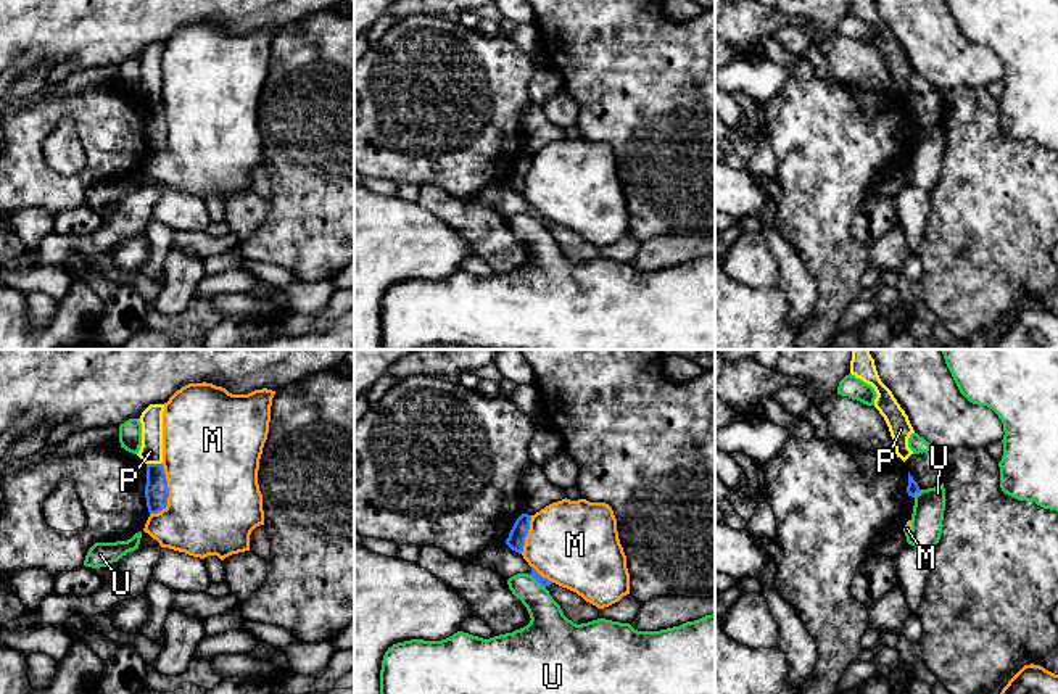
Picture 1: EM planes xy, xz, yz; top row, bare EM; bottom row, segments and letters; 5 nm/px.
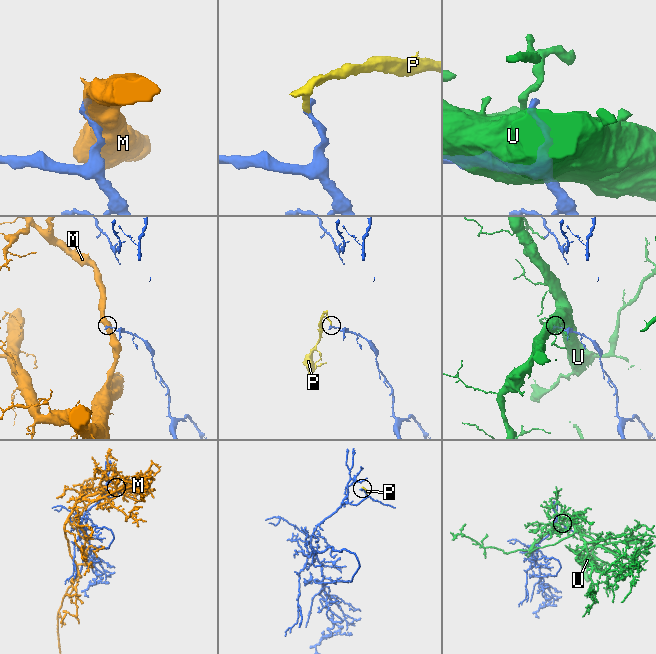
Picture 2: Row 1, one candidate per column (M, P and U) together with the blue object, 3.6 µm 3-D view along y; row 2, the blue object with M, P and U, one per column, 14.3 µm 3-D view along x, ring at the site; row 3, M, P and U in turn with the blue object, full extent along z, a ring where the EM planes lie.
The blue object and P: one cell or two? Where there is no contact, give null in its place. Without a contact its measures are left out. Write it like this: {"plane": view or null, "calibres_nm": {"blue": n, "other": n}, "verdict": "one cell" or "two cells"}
{"plane": "xy", "calibres_nm": {"blue": 120, "other": 110}, "verdict": "two cells"}

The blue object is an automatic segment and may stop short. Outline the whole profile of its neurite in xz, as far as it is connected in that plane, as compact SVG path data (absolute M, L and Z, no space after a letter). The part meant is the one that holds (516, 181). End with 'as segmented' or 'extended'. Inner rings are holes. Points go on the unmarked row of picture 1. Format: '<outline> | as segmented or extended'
M522 153L522 155L515 159L515 163L514 163L510 172L509 172L509 177L506 179L506 184L507 184L512 190L515 190L515 192L519 192L519 193L523 192L525 177L527 177L528 169L530 169L530 159L531 159L531 156L530 156L528 153Z | as segmented

